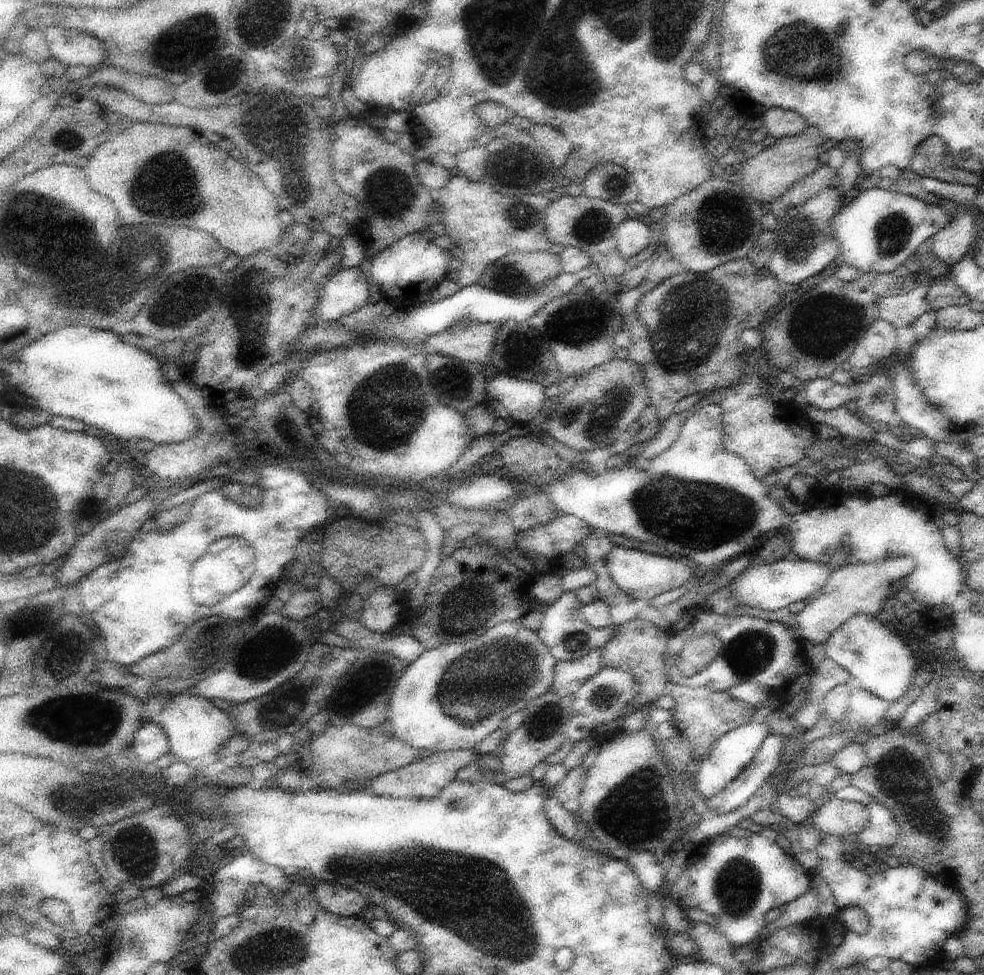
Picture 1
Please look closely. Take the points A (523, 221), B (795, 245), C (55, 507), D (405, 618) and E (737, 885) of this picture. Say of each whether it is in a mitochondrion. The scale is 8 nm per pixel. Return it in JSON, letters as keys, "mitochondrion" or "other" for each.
{"A":"mitochondrion","B":"mitochondrion","C":"mitochondrion","D":"other","E":"mitochondrion"}

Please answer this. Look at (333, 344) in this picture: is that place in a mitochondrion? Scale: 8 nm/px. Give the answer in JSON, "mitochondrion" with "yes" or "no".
{"mitochondrion":"no"}

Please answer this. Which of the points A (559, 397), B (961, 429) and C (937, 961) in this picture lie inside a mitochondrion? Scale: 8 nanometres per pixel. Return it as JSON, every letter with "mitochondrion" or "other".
{"A":"other","B":"other","C":"other"}

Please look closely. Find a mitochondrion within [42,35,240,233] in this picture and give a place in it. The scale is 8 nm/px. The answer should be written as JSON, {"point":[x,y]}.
{"point":[169,168]}

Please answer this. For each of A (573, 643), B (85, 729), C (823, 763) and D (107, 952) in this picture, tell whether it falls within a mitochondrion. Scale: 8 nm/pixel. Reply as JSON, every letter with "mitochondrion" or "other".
{"A":"mitochondrion","B":"mitochondrion","C":"other","D":"other"}

